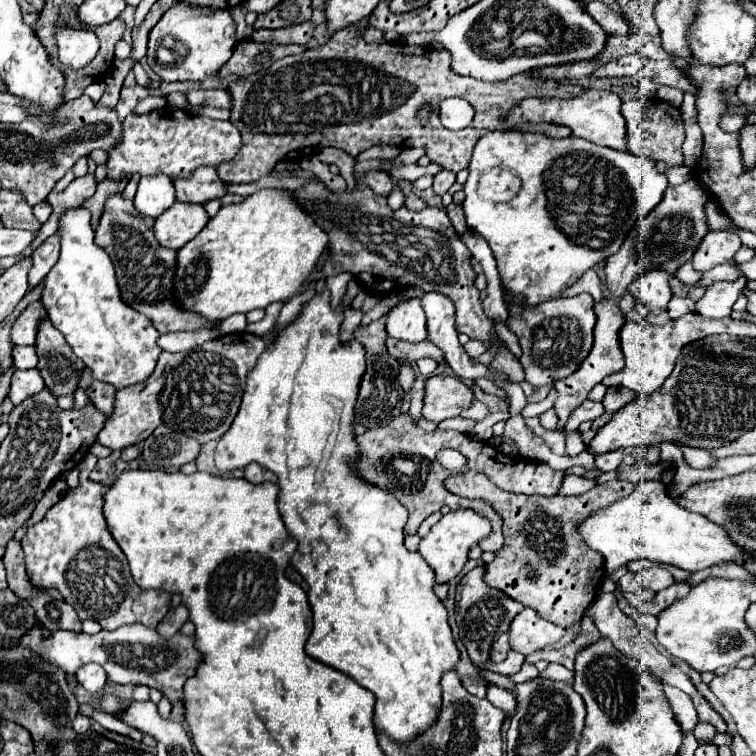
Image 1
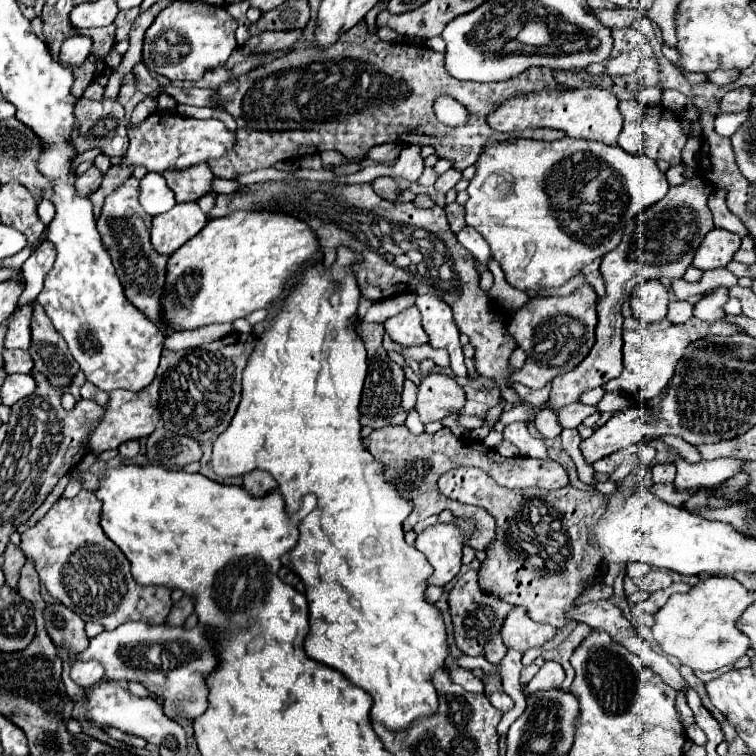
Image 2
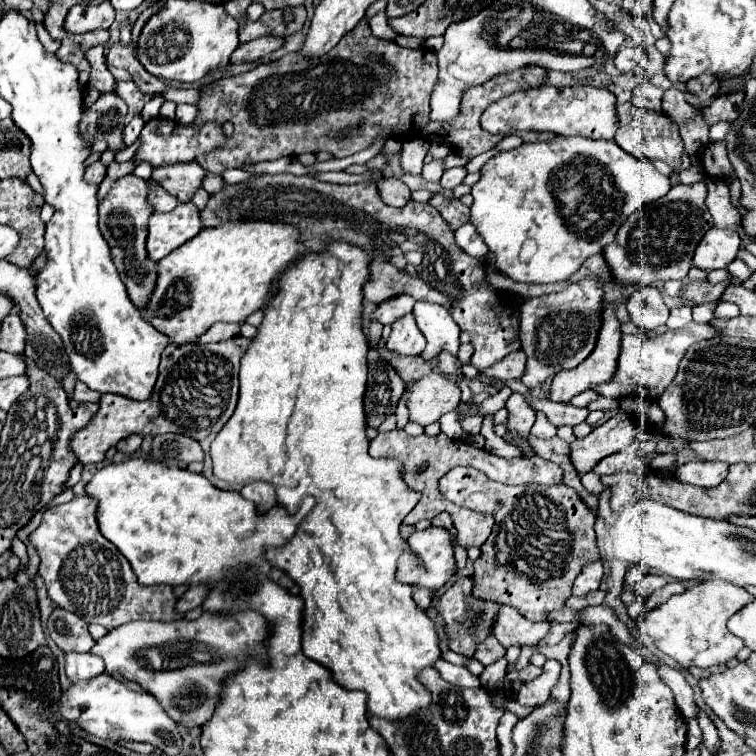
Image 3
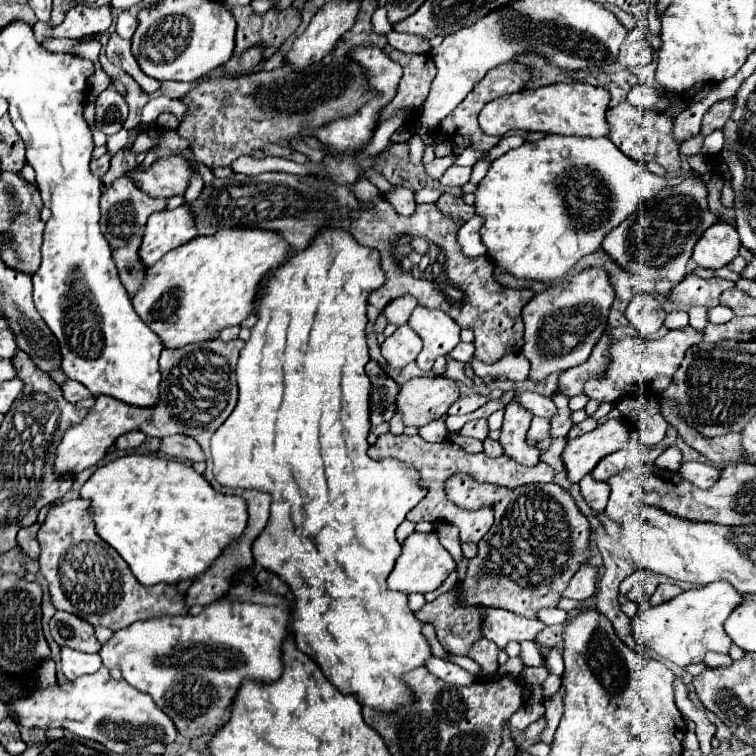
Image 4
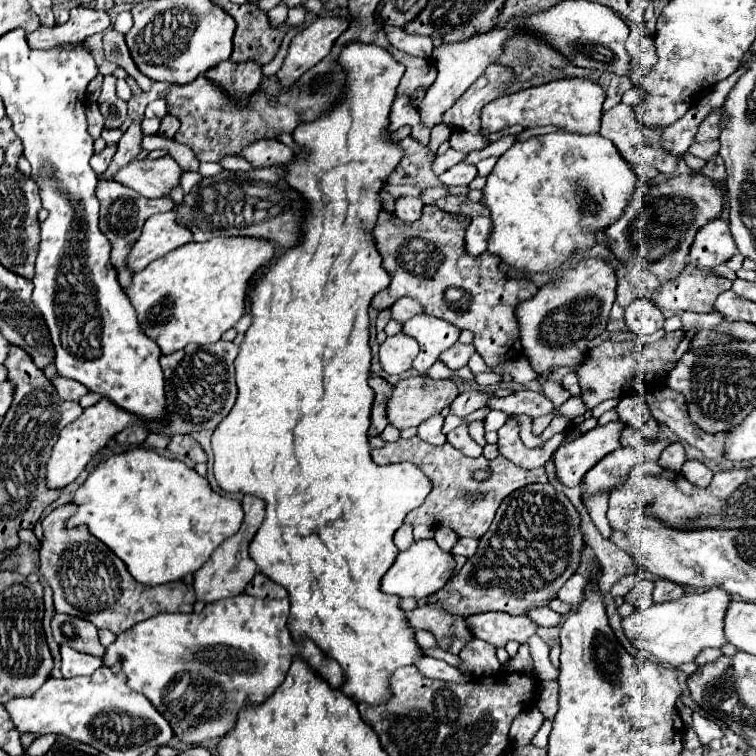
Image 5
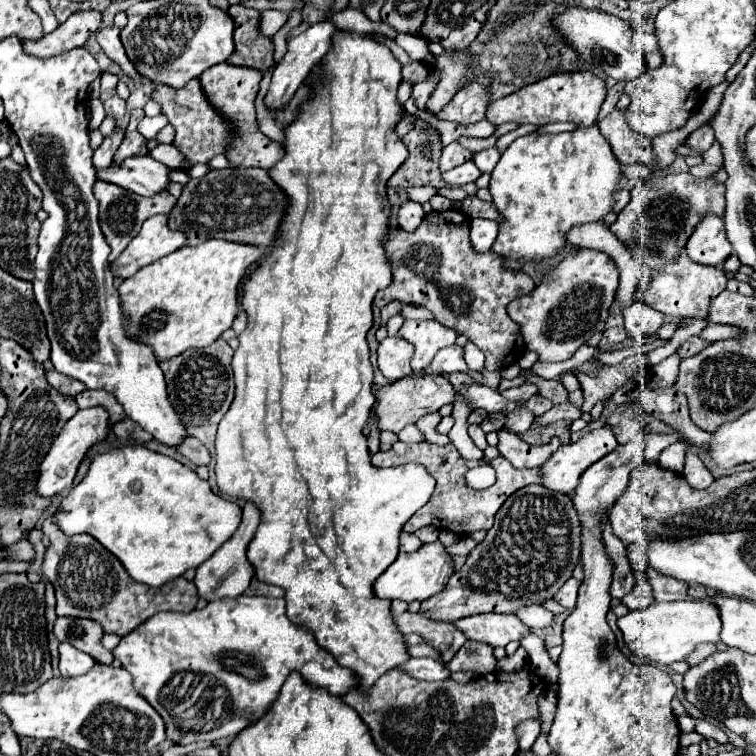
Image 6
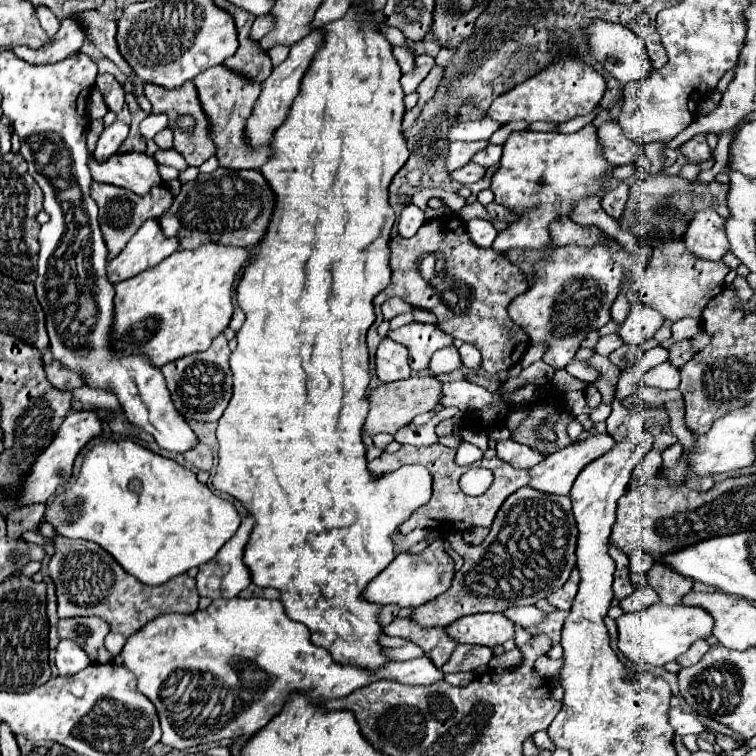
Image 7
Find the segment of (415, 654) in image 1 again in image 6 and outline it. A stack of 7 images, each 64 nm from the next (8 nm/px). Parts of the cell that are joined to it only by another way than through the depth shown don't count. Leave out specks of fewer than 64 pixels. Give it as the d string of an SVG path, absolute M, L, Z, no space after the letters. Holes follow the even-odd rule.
M338 30L332 36L332 48L312 70L312 94L304 104L300 104L294 122L290 122L284 128L282 146L286 154L280 162L276 162L276 166L268 168L270 178L282 188L282 192L288 196L290 202L276 234L276 240L280 244L274 246L274 250L258 264L258 268L250 274L250 278L244 282L242 288L240 304L248 314L248 324L238 334L240 346L236 348L232 358L236 396L232 400L230 410L220 420L216 434L216 484L220 492L244 498L260 510L260 526L248 546L248 560L254 566L254 576L260 578L260 582L284 588L288 618L294 624L304 624L314 634L318 646L328 650L340 666L356 672L360 688L372 686L372 682L376 682L382 674L386 674L388 670L396 668L400 662L406 662L410 658L406 652L406 644L402 642L404 638L394 626L394 616L390 614L390 602L376 598L372 594L372 586L374 580L388 568L388 560L394 560L398 556L398 536L402 532L402 526L416 510L420 510L430 500L434 490L434 478L420 464L374 468L370 464L370 452L366 446L366 438L362 434L362 428L366 426L374 404L372 364L366 342L366 332L374 322L372 300L378 290L390 286L392 282L390 260L384 254L384 240L390 228L390 202L386 194L386 182L408 158L408 150L396 134L396 124L400 120L400 104L396 98L400 80L402 80L400 62L392 56L386 44L372 40L370 36L352 34L344 30Z

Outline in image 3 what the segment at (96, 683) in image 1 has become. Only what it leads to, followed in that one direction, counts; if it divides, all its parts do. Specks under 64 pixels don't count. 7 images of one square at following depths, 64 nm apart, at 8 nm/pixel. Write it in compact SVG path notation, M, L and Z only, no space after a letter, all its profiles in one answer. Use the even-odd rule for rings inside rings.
M64 652L66 658L66 676L70 682L78 682L84 678L94 678L96 674L104 672L104 660L94 654L80 654L80 652Z

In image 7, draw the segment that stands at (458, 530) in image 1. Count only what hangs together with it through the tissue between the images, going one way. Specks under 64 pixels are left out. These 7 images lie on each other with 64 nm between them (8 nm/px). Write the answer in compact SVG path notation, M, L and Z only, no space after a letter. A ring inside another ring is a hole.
M434 540L422 554L398 554L390 566L382 570L364 588L362 598L380 606L396 604L400 608L418 608L450 588L454 576L454 560L444 552L442 540Z

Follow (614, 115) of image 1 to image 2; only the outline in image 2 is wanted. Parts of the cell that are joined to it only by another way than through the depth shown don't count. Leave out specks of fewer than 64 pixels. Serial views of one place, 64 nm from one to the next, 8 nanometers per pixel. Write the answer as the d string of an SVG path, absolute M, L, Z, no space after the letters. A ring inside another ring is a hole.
M574 88L574 90L540 90L530 94L520 94L508 98L496 106L488 118L488 126L496 132L514 132L526 128L552 128L562 130L566 136L598 140L604 144L618 144L618 134L622 130L622 118L618 112L618 98L602 88Z

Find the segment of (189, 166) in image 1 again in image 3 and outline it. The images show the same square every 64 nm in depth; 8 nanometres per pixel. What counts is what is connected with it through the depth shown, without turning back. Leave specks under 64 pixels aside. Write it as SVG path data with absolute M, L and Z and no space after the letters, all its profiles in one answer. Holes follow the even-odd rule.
M154 118L146 122L142 134L140 134L140 150L134 156L134 162L150 162L152 166L164 166L164 164L174 164L174 162L192 162L196 154L210 152L218 146L224 144L224 134L222 128L216 124L204 124L202 132L198 128L188 128L180 122L170 122L164 118Z

